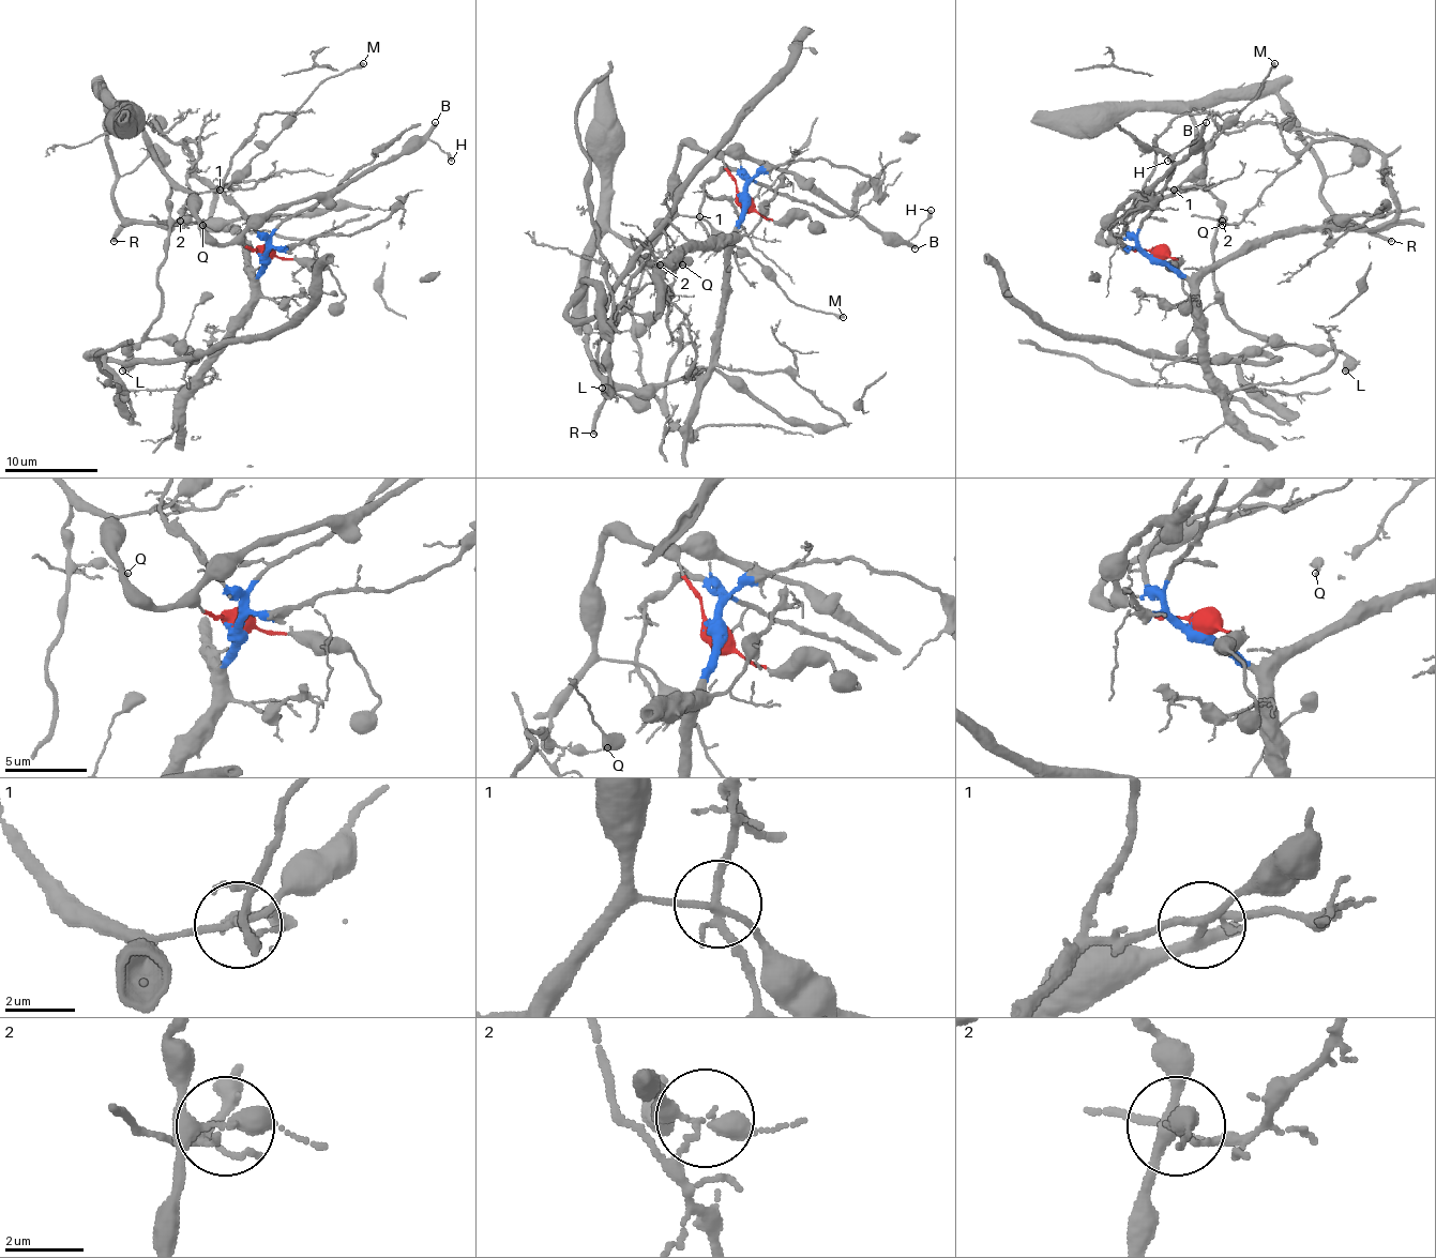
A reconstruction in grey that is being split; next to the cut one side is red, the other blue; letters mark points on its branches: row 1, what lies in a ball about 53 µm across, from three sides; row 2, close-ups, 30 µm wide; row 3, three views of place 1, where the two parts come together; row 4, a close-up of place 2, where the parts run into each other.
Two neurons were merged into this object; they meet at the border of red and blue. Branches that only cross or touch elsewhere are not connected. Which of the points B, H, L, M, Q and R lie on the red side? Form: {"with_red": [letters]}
{"with_red": ["B", "H", "L", "M", "Q", "R"]}

